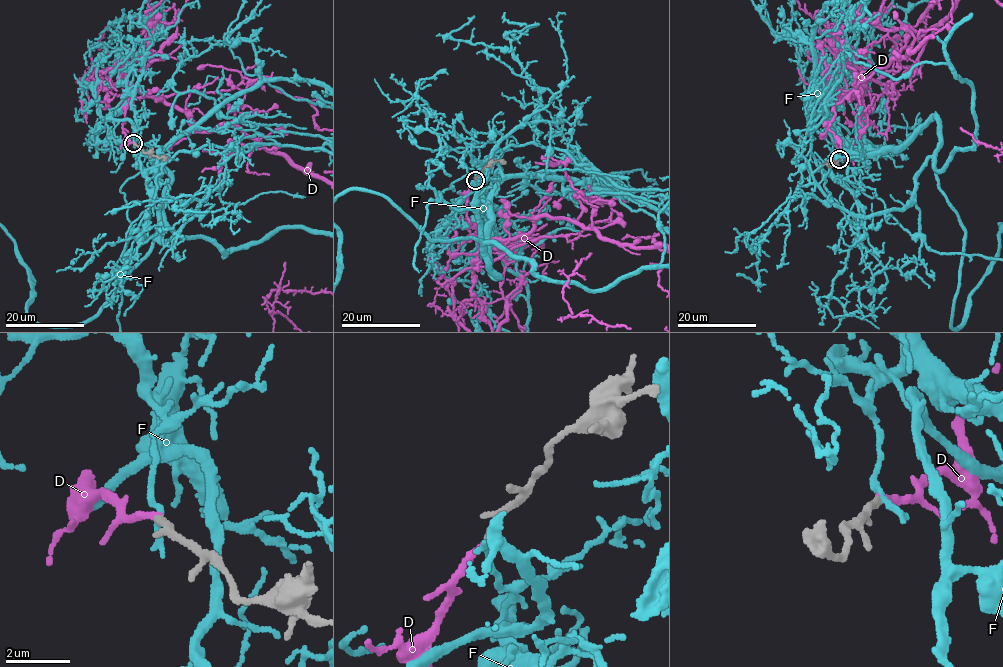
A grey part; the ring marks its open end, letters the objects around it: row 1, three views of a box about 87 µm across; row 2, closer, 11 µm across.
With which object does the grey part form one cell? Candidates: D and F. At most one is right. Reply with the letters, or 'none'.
D

